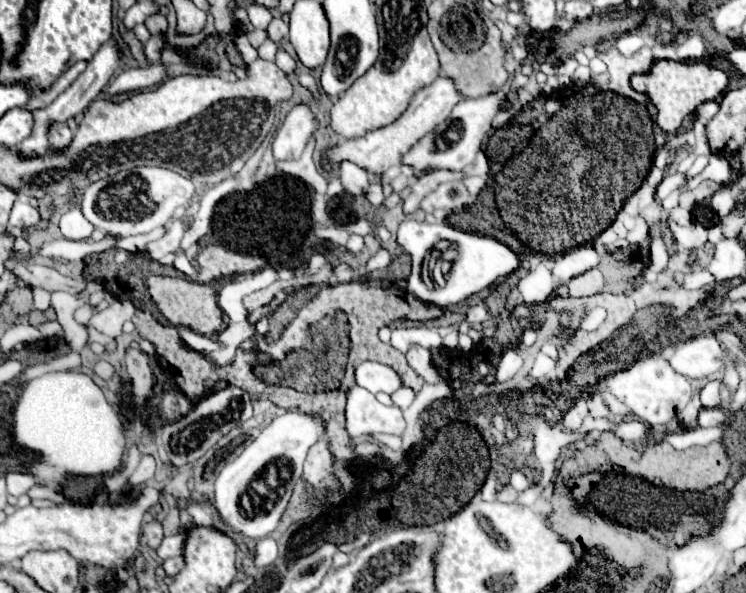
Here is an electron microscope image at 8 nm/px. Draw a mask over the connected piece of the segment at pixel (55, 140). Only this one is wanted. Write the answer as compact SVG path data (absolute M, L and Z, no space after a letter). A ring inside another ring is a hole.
M54 123L52 127L50 127L50 145L52 145L52 149L54 151L64 151L64 149L68 149L68 143L72 143L72 131L66 127L66 125L62 125L62 123Z

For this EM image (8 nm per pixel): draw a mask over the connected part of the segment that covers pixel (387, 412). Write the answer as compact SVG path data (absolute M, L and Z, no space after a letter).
M352 387L346 401L346 431L352 437L364 437L370 433L400 435L404 429L404 417L398 407L386 407L381 399L366 389Z

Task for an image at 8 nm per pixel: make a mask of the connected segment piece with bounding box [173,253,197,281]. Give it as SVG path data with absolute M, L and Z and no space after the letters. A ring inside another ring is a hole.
M180 253L179 256L175 259L173 266L187 275L192 281L196 281L197 279L197 271L191 264L191 262L188 260L186 255L184 253Z

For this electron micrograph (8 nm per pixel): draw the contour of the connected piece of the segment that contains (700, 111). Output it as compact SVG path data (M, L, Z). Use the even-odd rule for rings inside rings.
M706 101L706 103L702 103L702 105L696 109L696 119L706 125L706 123L716 115L716 111L718 111L718 103L716 103L716 101Z

